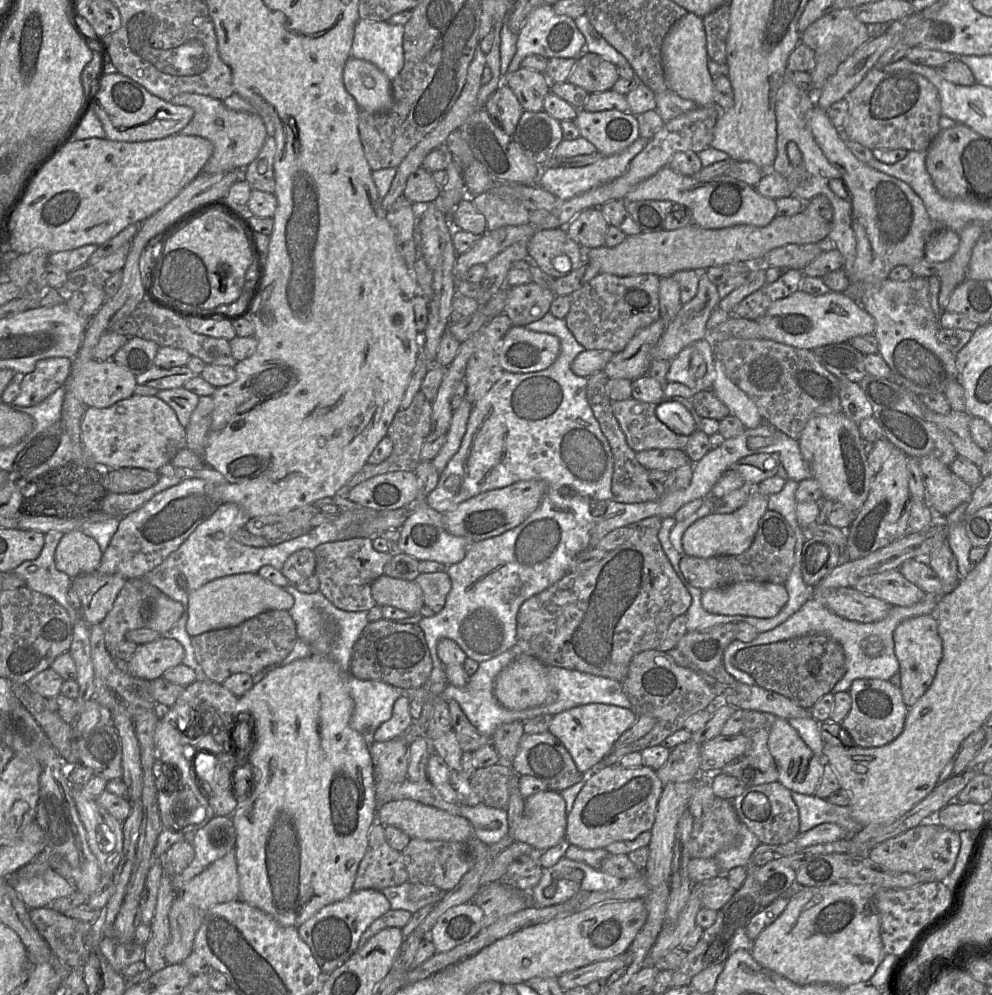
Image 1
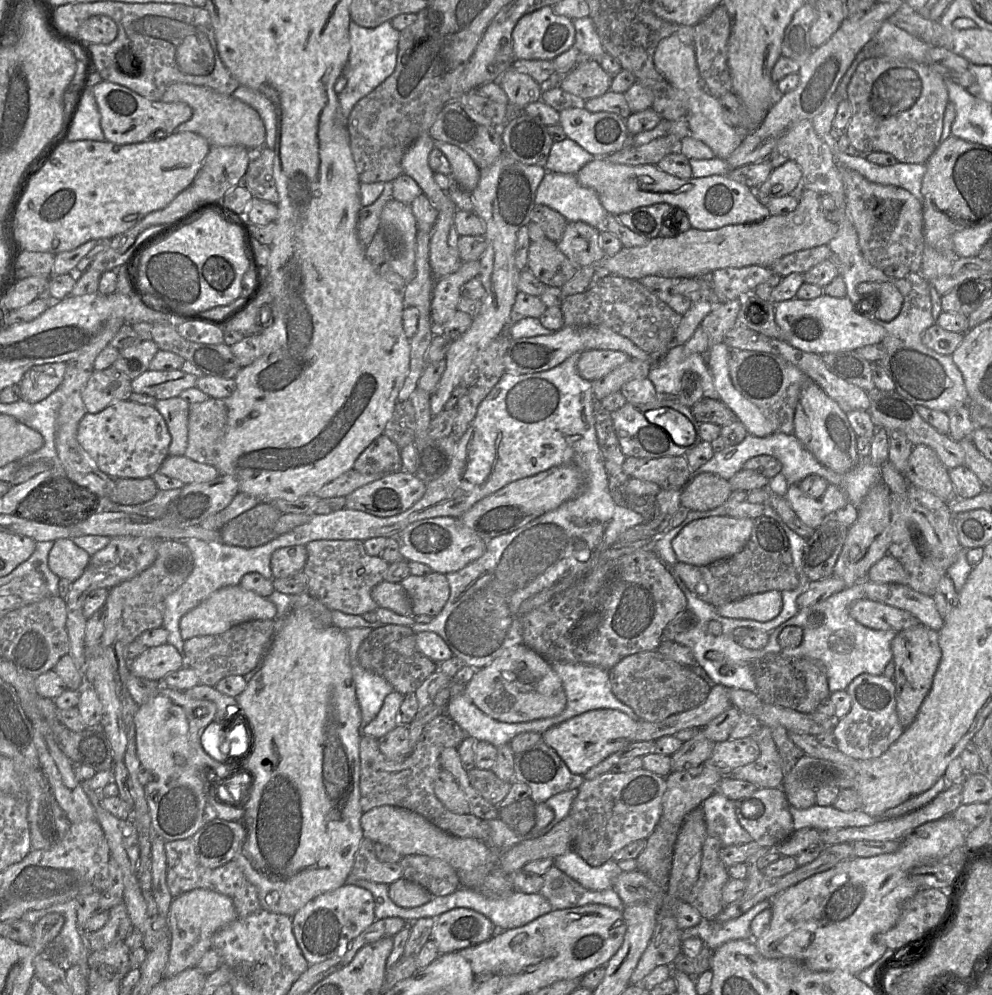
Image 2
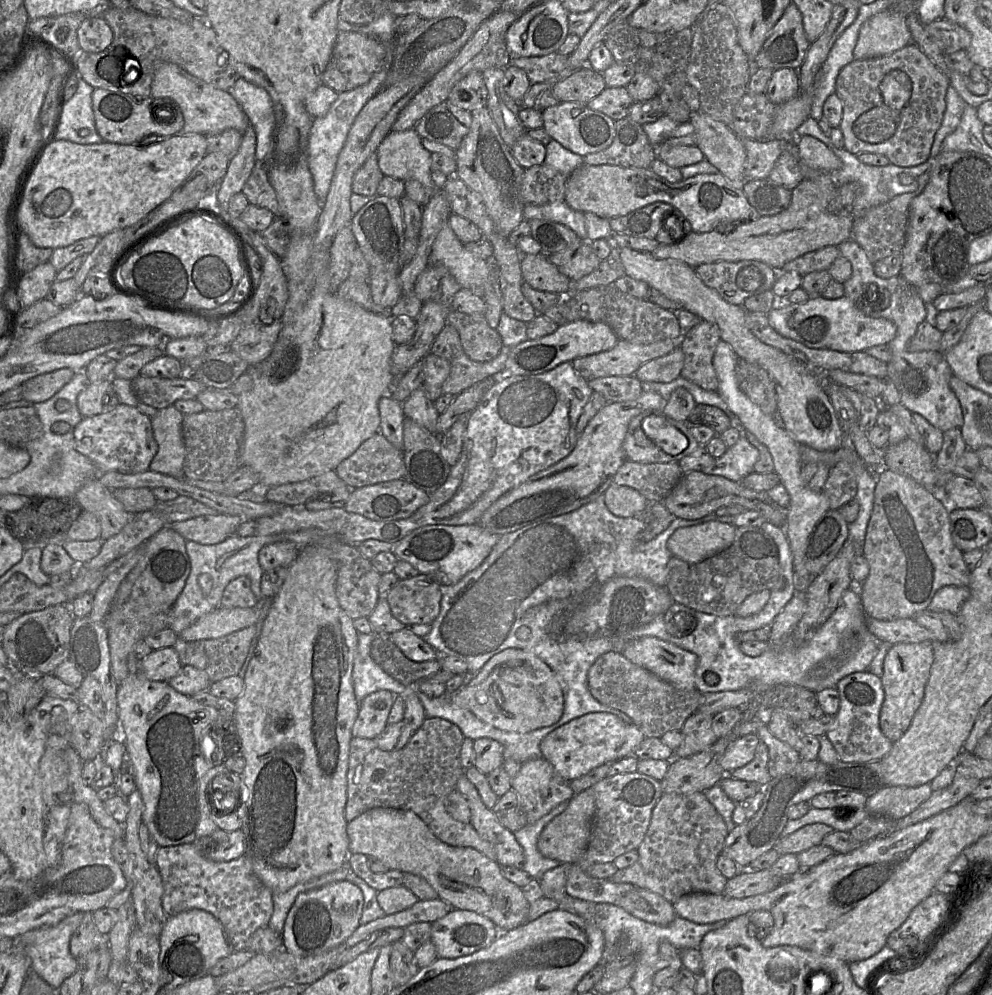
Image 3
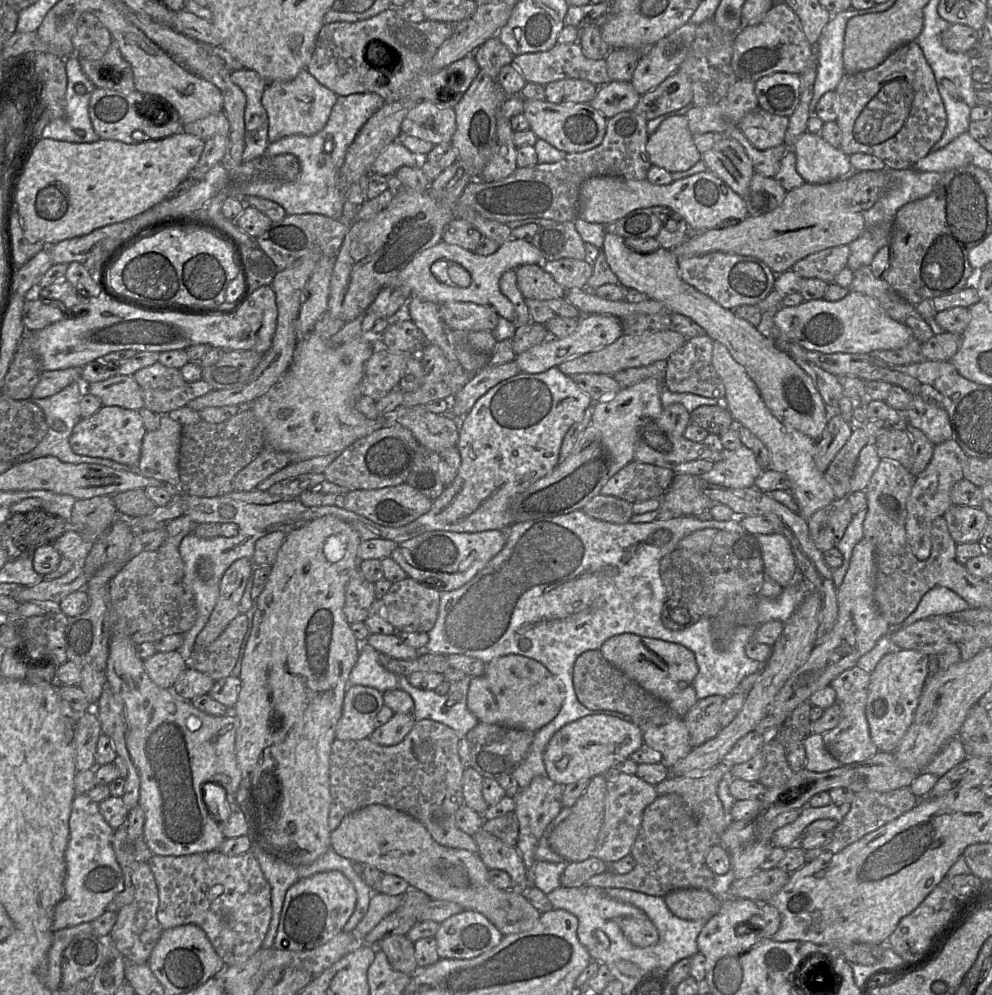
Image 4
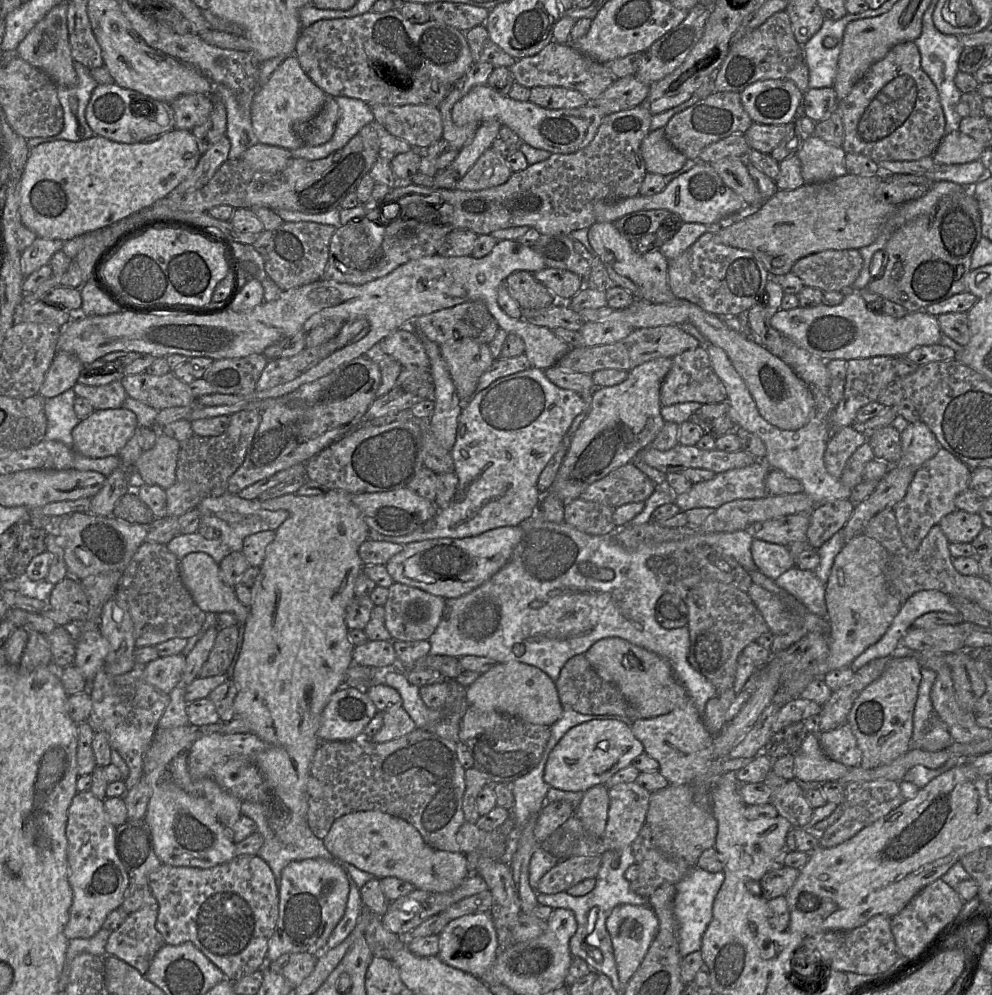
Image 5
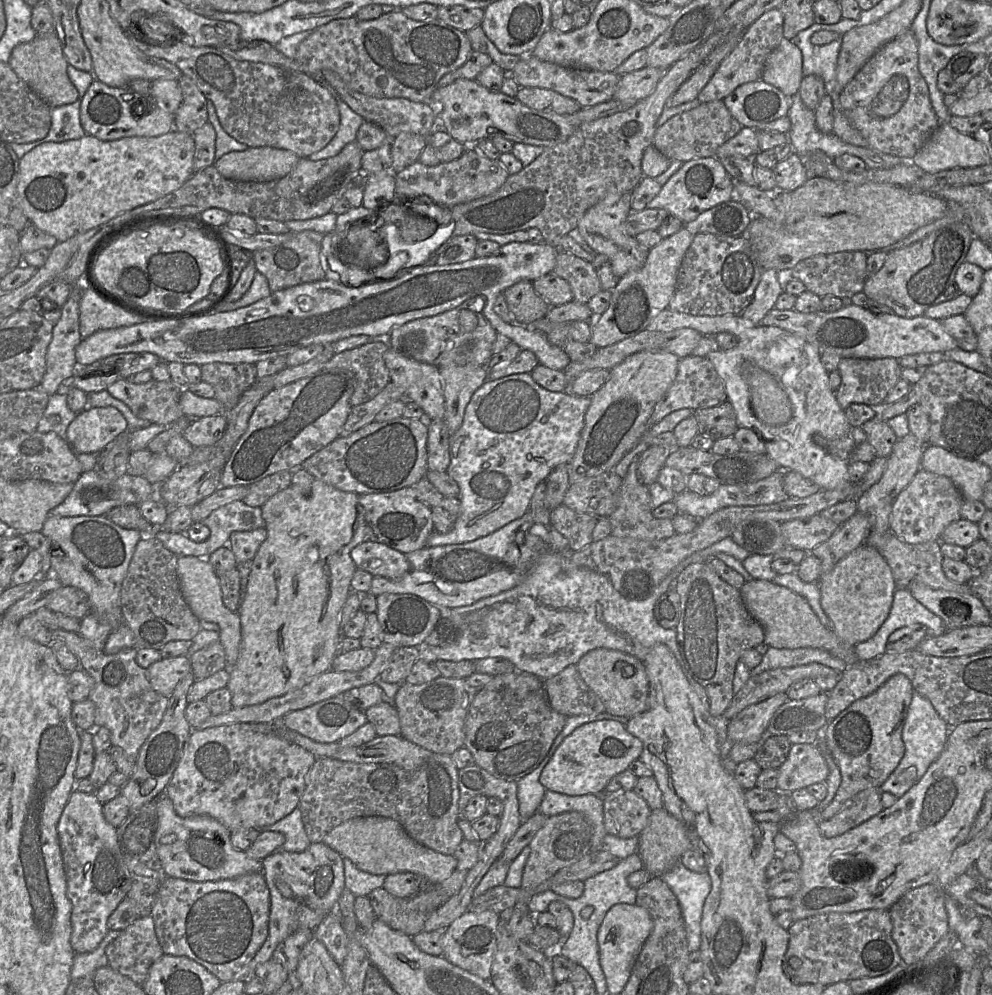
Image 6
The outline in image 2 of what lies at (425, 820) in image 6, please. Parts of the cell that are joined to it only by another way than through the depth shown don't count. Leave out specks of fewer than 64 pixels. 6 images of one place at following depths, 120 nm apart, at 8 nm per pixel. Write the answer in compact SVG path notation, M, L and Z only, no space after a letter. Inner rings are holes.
M445 713L437 715L424 725L420 739L404 760L387 759L379 750L377 740L362 735L359 742L360 756L360 806L363 812L372 808L391 805L414 811L439 829L461 838L487 841L490 834L488 822L470 813L456 814L449 811L434 792L436 778L441 771L440 755L445 748L458 748L468 736L463 729Z

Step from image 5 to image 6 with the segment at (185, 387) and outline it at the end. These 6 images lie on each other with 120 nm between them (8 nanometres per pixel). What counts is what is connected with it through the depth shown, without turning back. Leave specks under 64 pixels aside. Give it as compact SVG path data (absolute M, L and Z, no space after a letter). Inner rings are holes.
M119 379L107 388L109 394L125 403L135 416L151 424L172 424L184 417L180 408L182 390L171 379L143 384Z

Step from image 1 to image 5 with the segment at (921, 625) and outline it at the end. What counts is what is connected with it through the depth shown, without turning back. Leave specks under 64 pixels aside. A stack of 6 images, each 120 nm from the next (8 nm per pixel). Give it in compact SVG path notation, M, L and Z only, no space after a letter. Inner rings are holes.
M903 656L893 659L881 676L861 691L846 721L862 754L860 767L873 769L889 764L910 749L921 679L919 662L912 656Z

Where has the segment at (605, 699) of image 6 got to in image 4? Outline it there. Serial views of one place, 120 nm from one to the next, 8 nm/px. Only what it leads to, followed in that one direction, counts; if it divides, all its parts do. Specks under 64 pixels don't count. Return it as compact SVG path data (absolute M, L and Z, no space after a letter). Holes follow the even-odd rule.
M623 633L607 639L599 649L603 657L644 690L664 701L679 717L697 703L694 680L698 673L694 653L686 647L659 639Z

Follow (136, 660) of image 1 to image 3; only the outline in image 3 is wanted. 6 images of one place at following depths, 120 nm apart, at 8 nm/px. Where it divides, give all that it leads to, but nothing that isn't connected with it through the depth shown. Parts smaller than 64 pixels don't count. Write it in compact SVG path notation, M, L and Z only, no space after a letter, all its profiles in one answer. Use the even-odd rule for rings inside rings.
M174 647L153 650L140 661L141 673L151 681L168 682L181 670L182 664Z

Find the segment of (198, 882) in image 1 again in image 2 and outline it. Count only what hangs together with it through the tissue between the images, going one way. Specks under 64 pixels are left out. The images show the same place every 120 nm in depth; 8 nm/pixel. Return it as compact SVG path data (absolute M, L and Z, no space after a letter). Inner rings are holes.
M197 888L173 898L166 918L170 948L163 978L196 967L202 956L212 948L214 934L235 919L237 914L232 899L221 893Z

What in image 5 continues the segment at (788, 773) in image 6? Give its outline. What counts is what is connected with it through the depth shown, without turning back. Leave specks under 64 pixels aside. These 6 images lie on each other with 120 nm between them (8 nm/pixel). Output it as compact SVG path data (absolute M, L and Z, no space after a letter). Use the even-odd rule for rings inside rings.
M809 733L793 755L793 775L798 782L834 782L848 770L847 766L825 755L820 747L818 734Z

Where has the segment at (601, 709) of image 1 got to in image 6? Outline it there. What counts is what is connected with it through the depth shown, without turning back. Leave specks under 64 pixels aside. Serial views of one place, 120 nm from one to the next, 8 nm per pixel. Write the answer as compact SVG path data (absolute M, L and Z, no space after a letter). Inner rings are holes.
M613 720L584 723L563 739L540 775L546 790L570 796L603 795L610 780L640 758L642 741Z

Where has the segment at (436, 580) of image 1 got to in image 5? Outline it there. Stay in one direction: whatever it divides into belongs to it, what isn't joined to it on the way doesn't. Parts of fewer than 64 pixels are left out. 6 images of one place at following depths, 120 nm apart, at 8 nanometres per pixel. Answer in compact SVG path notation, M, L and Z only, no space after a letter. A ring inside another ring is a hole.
M394 582L388 588L384 623L393 641L428 640L436 630L445 607L445 599L421 589Z

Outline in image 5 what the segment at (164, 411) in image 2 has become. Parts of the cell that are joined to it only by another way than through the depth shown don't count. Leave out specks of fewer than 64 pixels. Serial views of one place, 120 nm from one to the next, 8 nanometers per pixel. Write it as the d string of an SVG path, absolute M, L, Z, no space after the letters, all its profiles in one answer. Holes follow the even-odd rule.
M159 431L153 448L142 452L134 466L134 471L143 484L167 489L177 482L176 467L180 445L179 441Z

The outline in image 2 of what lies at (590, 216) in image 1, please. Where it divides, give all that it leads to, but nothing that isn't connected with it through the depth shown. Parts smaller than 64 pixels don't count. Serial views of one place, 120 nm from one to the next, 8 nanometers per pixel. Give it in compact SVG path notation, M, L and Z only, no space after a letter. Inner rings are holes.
M581 221L567 223L557 246L576 267L599 264L605 257L600 247L600 231Z

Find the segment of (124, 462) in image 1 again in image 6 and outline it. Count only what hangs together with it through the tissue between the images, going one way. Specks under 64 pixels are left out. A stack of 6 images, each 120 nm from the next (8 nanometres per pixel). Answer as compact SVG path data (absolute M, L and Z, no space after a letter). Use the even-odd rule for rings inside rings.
M86 407L67 428L69 442L80 453L101 452L127 430L127 420L114 407Z

